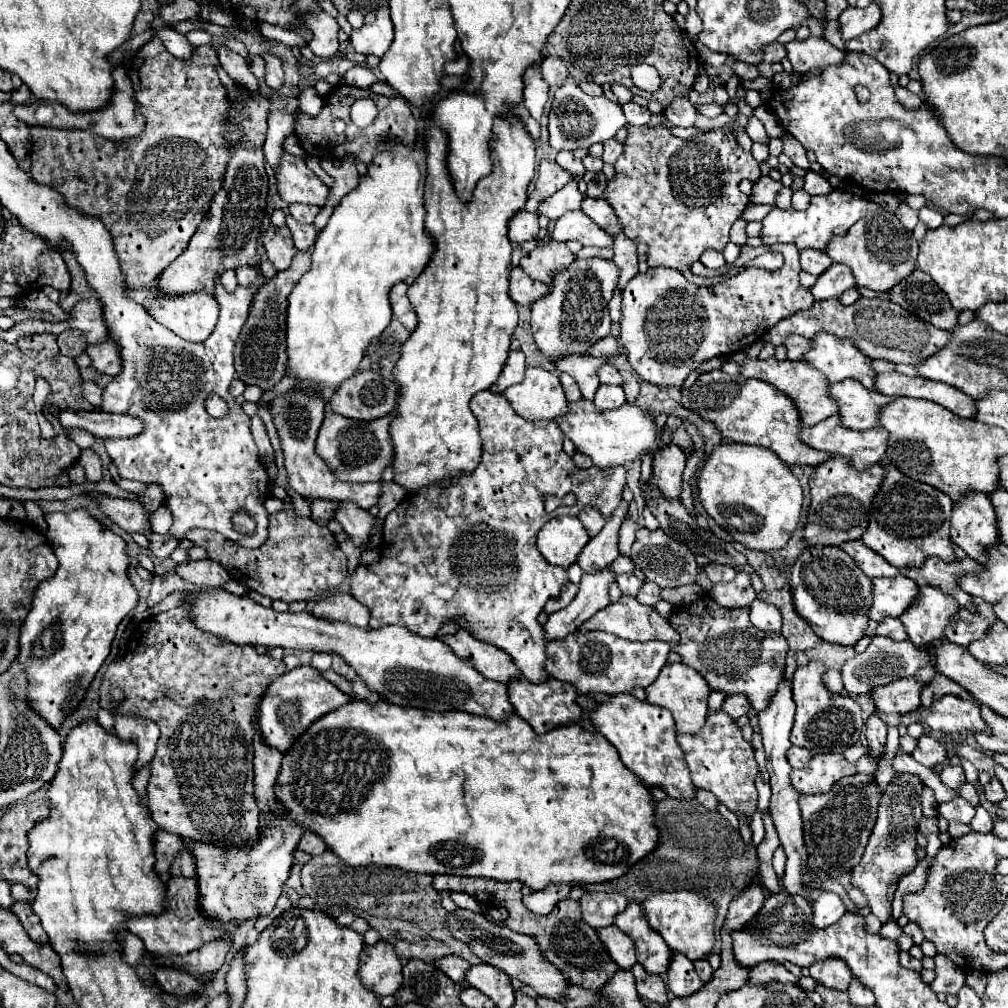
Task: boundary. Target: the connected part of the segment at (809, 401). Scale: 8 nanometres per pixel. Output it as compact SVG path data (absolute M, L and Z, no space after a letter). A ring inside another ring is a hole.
M744 352L734 354L732 358L742 364L740 374L742 374L744 378L766 380L766 382L772 384L774 388L778 388L778 390L782 390L784 394L788 394L788 396L796 402L796 406L798 406L798 410L800 410L800 414L802 414L804 426L814 426L814 424L818 424L818 422L822 422L822 420L826 420L828 416L832 416L832 414L838 412L838 406L834 406L834 398L830 398L830 394L828 394L830 382L826 382L826 378L822 378L822 374L818 374L818 370L814 370L814 366L810 366L808 362L802 362L802 360L796 360L796 362L792 362L792 360L782 360L782 362L780 362L780 360L776 360L774 356L768 358L768 360L758 360L758 358L752 360L752 358L746 358Z

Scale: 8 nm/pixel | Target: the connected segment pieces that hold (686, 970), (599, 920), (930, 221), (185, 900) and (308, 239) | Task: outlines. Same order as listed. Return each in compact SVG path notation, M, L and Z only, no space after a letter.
M672 950L670 956L670 970L666 970L668 976L668 986L676 996L690 996L694 992L698 992L698 988L702 988L702 980L696 974L692 962L684 956Z
M584 892L580 904L584 922L592 928L602 928L614 922L616 914L626 908L628 900L624 898L624 894L618 892Z
M924 206L922 210L920 210L920 218L922 218L922 222L928 226L928 228L938 228L938 226L942 226L942 214L936 210L936 208L932 208L932 206Z
M172 876L166 878L166 912L160 916L132 918L128 922L128 928L132 934L136 934L144 942L148 954L160 956L160 958L186 956L206 942L228 936L228 922L210 918L200 908L198 884L190 878L172 878Z
M286 218L286 226L290 228L292 232L292 238L294 238L294 244L298 250L310 250L318 238L318 232L314 226L304 226L304 224L298 224L294 218Z

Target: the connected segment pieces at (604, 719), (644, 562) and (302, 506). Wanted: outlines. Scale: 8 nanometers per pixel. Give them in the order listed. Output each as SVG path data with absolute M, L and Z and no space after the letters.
M616 694L592 712L592 724L604 738L608 738L608 742L614 744L624 766L630 768L646 786L648 782L660 786L670 798L696 800L696 786L690 782L690 770L686 770L682 748L676 742L676 726L666 708L640 702L632 694Z
M646 526L638 528L630 558L646 574L648 580L656 582L662 588L686 586L686 584L694 584L698 580L698 564L696 564L694 554L680 542L674 542L674 538L670 538L662 528L656 528L656 530L648 530Z
M289 485L286 486L286 492L292 498L296 509L296 515L300 518L310 517L310 507L307 501L295 492Z

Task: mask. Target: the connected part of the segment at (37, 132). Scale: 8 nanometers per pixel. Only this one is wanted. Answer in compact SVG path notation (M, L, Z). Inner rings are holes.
M152 38L148 44L144 44L136 52L136 56L132 58L132 64L128 68L128 78L132 80L132 86L134 86L134 92L136 92L136 100L142 106L142 114L146 116L146 130L138 138L126 138L126 140L114 142L114 140L102 138L98 134L90 134L88 130L54 130L50 126L34 126L31 130L31 142L33 145L31 152L31 174L34 182L54 188L58 194L64 196L64 202L70 208L82 212L84 216L98 218L106 226L106 230L112 234L114 250L118 254L120 270L124 274L124 282L126 282L128 290L150 290L154 286L154 280L162 274L162 270L186 250L190 238L194 236L194 232L198 230L200 222L204 220L206 210L210 208L210 202L214 200L214 194L222 186L222 178L226 174L226 166L228 166L228 160L230 160L230 150L234 150L234 146L238 146L238 142L242 138L242 128L236 126L236 124L232 124L228 120L230 100L228 100L224 84L218 78L218 66L220 66L218 54L216 54L216 50L212 46L200 46L200 48L196 48L194 50L194 58L190 62L182 62L182 60L174 58L166 50L166 46L162 46L162 42L158 42L158 38Z

